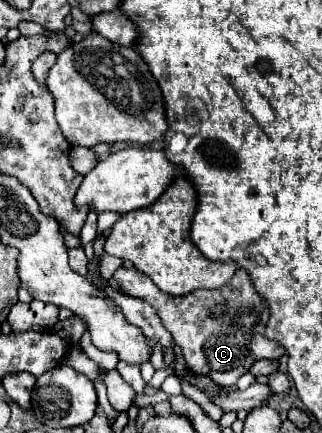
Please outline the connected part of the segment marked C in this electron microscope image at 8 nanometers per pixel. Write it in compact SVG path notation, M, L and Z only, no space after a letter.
M120 266L114 272L114 278L128 296L154 306L162 326L182 348L186 366L190 370L200 370L200 374L208 374L208 378L216 378L220 386L236 386L238 378L246 374L256 360L278 360L286 354L280 342L266 338L264 328L270 316L268 302L256 292L248 272L242 268L238 268L236 274L218 290L194 290L184 296L168 296L136 268Z

